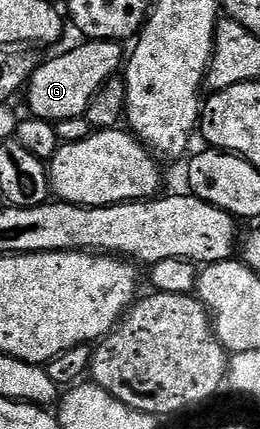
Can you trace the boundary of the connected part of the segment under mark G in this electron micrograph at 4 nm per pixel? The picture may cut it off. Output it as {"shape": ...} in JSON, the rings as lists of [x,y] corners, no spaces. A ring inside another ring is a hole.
{"shape":[[[91,40],[81,42],[78,48],[65,52],[62,56],[53,56],[49,61],[38,63],[29,78],[30,117],[39,120],[66,120],[76,116],[84,116],[98,90],[114,79],[123,68],[122,45],[112,40]]]}

